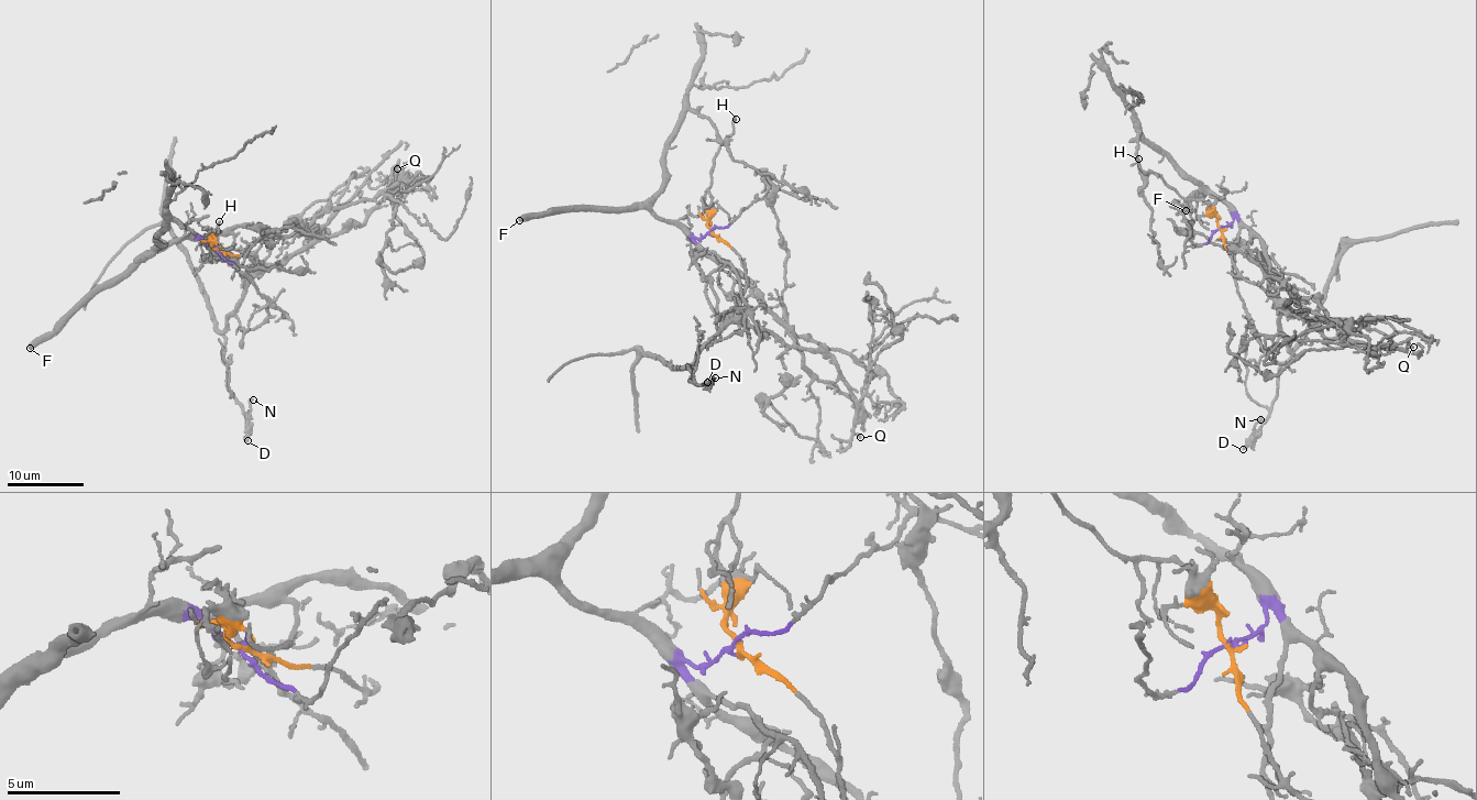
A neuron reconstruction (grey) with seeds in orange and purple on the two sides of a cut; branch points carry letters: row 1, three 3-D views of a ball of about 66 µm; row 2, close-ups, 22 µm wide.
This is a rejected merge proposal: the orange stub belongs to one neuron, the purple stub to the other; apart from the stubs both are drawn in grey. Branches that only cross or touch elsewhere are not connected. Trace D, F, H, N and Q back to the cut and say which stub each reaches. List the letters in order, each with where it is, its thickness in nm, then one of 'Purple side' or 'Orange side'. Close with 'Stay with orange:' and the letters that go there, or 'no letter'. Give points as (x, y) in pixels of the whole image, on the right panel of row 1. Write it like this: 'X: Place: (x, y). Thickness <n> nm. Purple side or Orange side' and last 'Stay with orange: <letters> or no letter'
D: Place: (1243, 449). Thickness 320 nm. Orange side
F: Place: (1186, 210). Thickness 460 nm. Purple side
H: Place: (1138, 159). Thickness 130 nm. Orange side
N: Place: (1260, 419). Thickness 240 nm. Orange side
Q: Place: (1413, 347). Thickness 190 nm. Orange side
Stay with orange: D, H, N, Q

